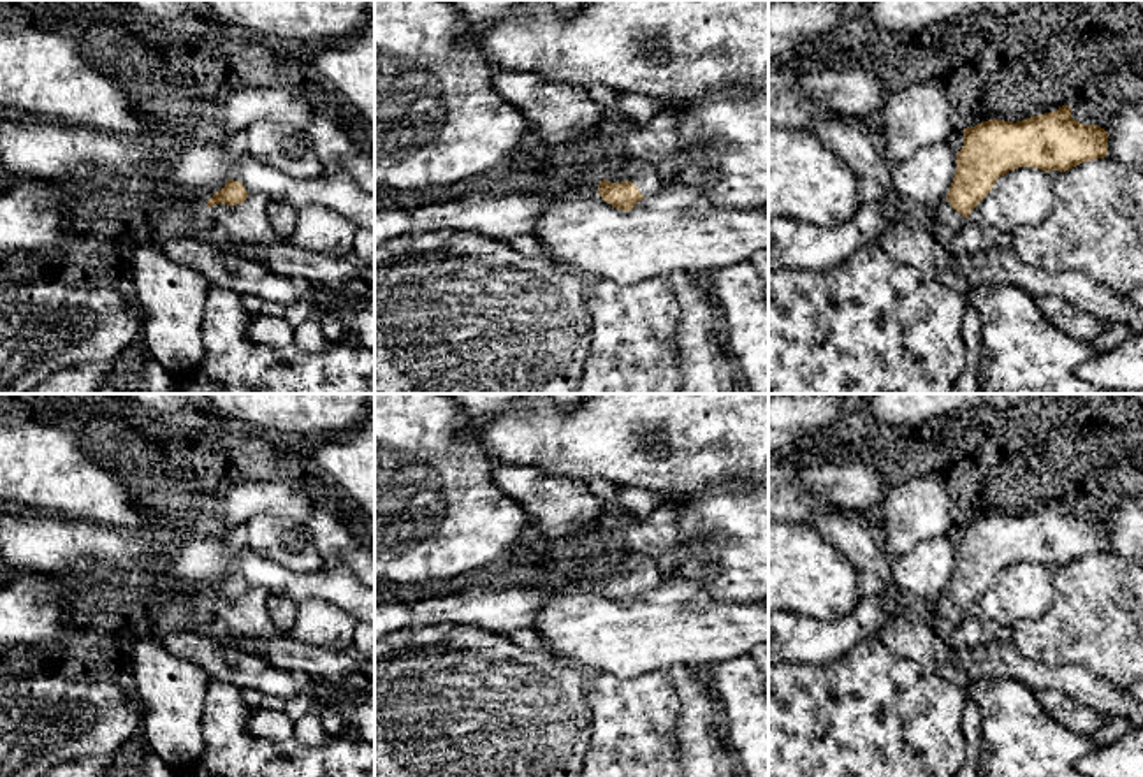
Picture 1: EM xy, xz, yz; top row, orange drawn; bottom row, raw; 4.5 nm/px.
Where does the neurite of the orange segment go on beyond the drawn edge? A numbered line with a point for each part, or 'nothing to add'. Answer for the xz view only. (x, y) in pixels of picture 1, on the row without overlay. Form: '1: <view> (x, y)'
1: xz (644, 568)

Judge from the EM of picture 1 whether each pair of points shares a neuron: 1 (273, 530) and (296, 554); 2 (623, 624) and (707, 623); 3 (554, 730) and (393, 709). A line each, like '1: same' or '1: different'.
1: same
2: same
3: same

